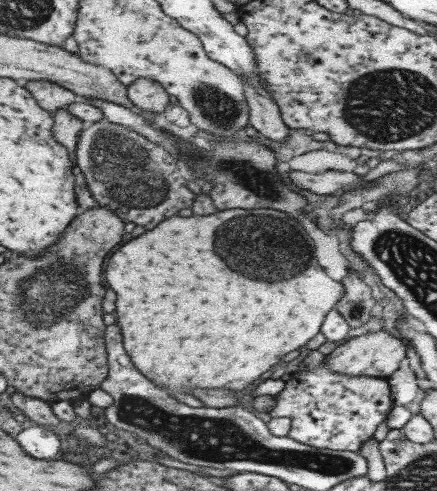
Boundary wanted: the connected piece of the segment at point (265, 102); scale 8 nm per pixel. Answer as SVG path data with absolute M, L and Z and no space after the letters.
M246 80L246 95L251 107L250 128L277 142L290 137L288 124L283 120L280 106L266 94L251 86Z

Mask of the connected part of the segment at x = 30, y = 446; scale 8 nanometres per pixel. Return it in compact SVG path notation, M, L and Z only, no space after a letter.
M37 424L23 429L16 436L16 439L26 449L27 453L41 460L55 458L63 446L59 435L49 430L49 427Z

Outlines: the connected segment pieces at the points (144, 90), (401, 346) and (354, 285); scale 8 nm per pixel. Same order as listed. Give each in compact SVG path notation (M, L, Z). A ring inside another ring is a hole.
M140 78L128 87L128 96L138 108L163 113L171 104L167 89L152 78Z
M379 330L370 334L363 334L357 338L346 340L341 346L337 346L329 355L321 360L335 373L342 373L345 376L375 376L387 378L392 372L399 368L399 362L407 356L409 346L405 345L404 340L394 338L386 332Z
M350 269L341 283L343 288L346 288L346 294L342 295L335 309L345 319L349 329L361 327L371 318L369 310L376 302L371 295L371 289L367 284L363 284Z

